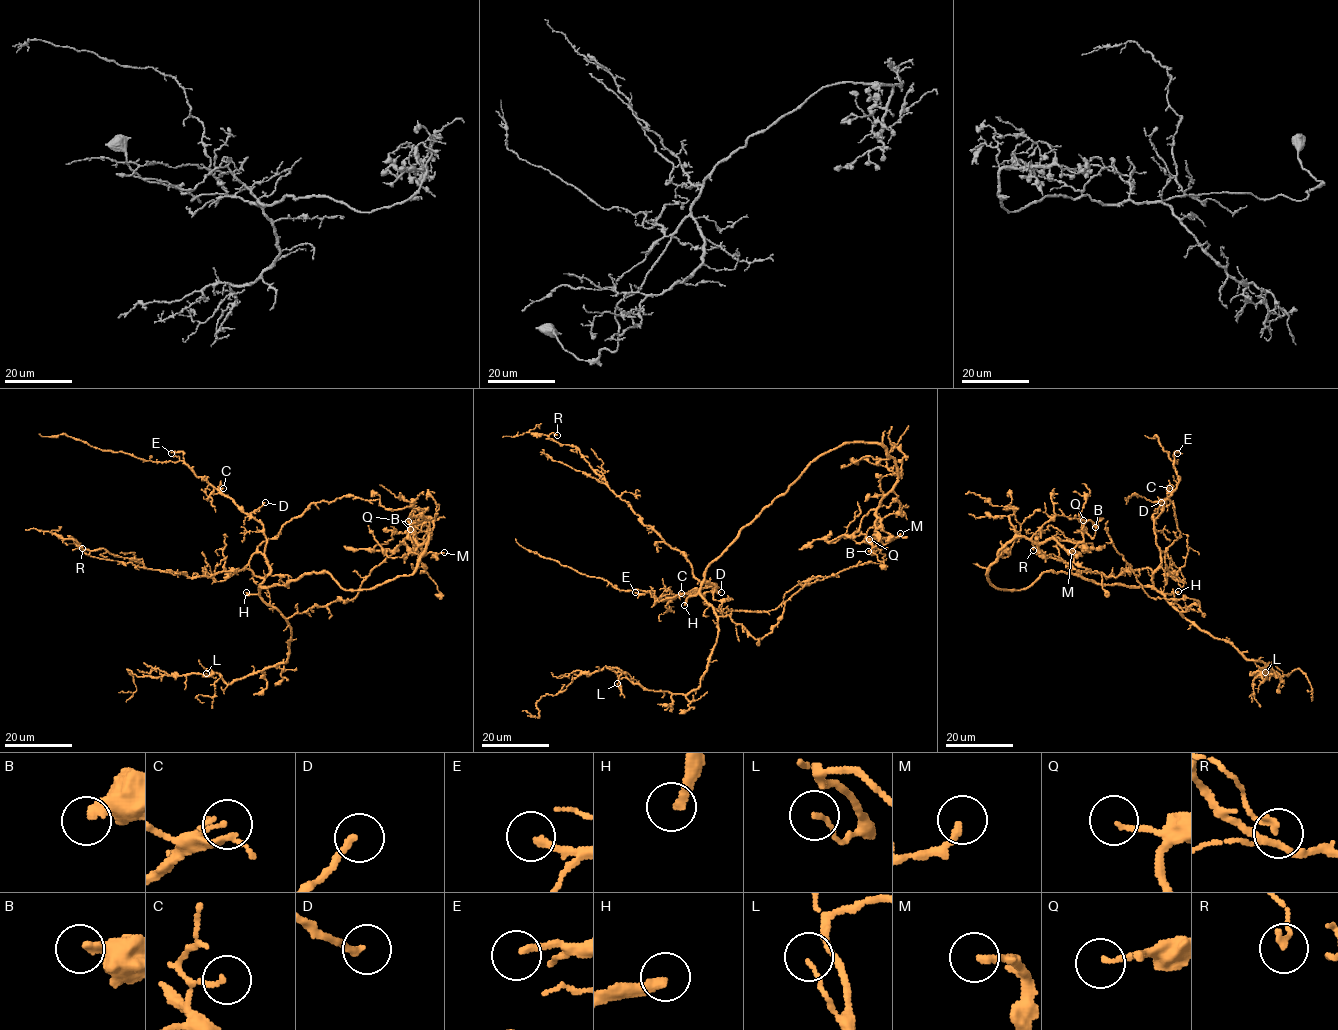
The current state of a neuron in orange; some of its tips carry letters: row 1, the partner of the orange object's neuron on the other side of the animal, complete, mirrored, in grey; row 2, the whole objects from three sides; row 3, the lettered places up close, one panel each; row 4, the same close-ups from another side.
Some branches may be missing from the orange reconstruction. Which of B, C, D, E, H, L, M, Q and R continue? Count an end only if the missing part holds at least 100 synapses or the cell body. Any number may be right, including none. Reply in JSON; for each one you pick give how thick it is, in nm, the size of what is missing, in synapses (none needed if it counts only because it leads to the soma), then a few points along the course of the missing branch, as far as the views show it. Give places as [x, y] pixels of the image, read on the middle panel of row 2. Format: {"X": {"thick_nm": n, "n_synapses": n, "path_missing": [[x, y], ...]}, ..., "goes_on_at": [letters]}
{"H": {"thick_nm": 280}, "goes_on_at": ["H"]}

